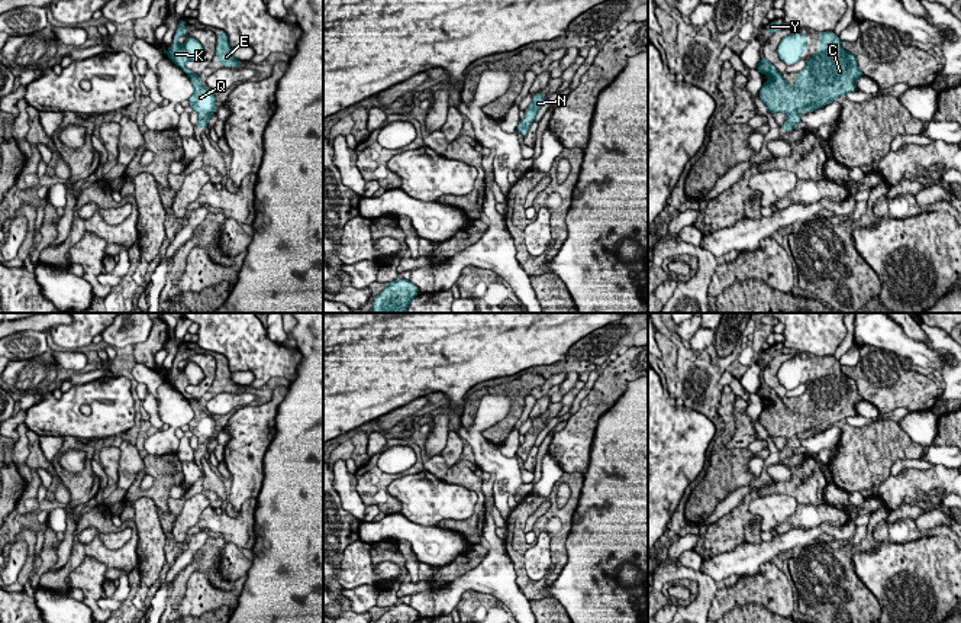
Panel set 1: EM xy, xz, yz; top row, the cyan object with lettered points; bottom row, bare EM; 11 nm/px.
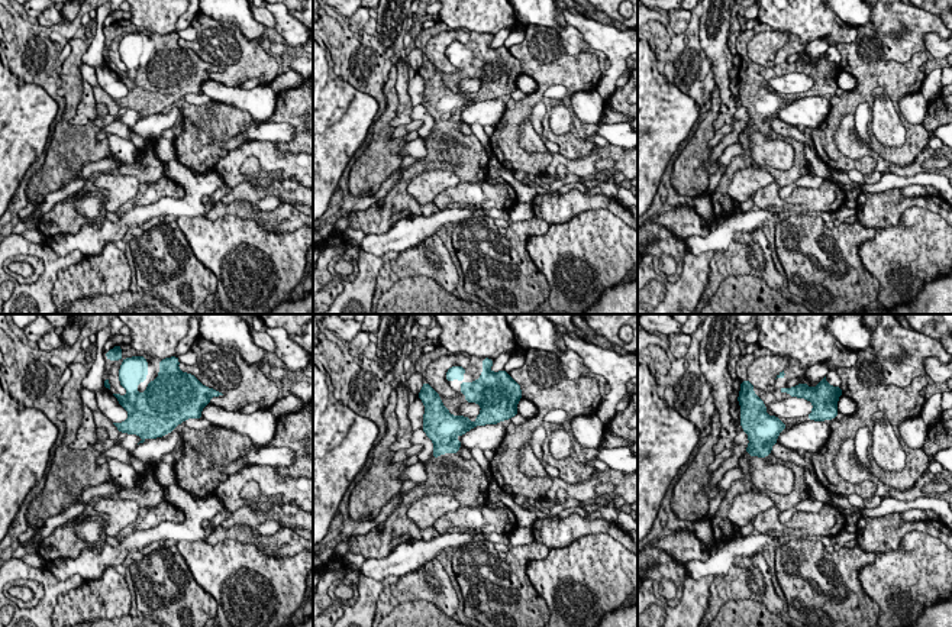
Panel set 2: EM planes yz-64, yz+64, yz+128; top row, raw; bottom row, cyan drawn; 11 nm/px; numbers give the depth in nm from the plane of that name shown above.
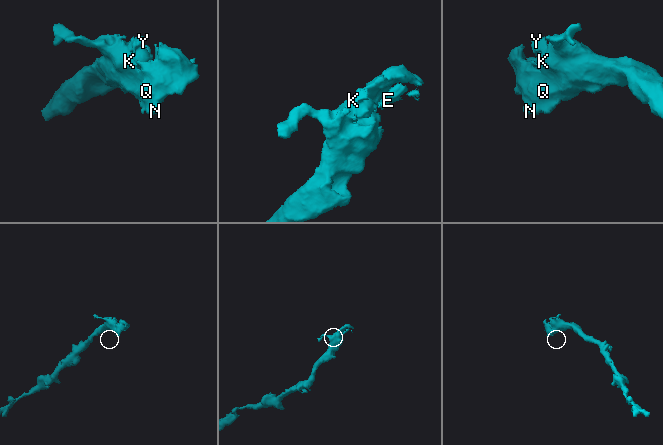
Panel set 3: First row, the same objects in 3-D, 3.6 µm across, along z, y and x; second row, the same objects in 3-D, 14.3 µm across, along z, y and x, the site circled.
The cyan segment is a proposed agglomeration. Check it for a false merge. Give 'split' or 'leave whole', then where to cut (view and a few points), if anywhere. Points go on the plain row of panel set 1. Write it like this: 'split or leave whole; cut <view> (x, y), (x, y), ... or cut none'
leave whole; cut none

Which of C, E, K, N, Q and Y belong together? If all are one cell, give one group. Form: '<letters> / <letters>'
C E K N Q Y

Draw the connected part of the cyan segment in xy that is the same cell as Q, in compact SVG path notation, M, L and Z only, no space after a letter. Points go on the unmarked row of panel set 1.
M178 346L178 352L175 355L174 359L174 367L171 368L170 374L165 375L164 378L168 380L168 382L178 390L183 397L186 397L194 411L194 417L193 420L188 423L190 432L199 439L199 446L194 451L194 453L197 452L207 452L209 448L209 442L212 440L212 438L217 433L216 432L216 422L213 419L212 414L207 414L200 401L194 397L191 397L186 388L188 385L197 385L201 382L201 380L204 378L204 374L201 371L201 368L194 364L194 362L187 362L187 365L180 371L177 368L178 362L187 359L186 358L186 351L181 346Z

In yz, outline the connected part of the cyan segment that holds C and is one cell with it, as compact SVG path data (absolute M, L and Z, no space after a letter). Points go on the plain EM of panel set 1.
M833 355L819 356L819 374L813 382L804 385L806 391L796 397L793 410L765 381L761 381L757 391L760 398L770 401L762 407L760 423L770 438L787 439L787 445L780 449L784 456L793 455L807 435L813 436L842 419L855 416L855 406L864 400L857 382L841 371Z

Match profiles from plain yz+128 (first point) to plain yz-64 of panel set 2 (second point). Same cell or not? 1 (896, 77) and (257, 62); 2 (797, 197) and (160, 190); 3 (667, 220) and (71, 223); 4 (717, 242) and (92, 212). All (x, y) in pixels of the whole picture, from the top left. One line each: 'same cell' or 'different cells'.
1: same cell
2: same cell
3: same cell
4: different cells

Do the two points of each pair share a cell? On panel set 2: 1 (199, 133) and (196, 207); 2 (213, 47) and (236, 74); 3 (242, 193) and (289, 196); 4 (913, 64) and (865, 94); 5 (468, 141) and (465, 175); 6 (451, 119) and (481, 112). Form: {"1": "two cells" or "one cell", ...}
{"1": "two cells", "2": "one cell", "3": "one cell", "4": "one cell", "5": "one cell", "6": "two cells"}

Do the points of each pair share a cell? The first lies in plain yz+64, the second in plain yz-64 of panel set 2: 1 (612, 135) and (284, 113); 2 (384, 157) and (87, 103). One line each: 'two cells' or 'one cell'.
1: two cells
2: two cells

